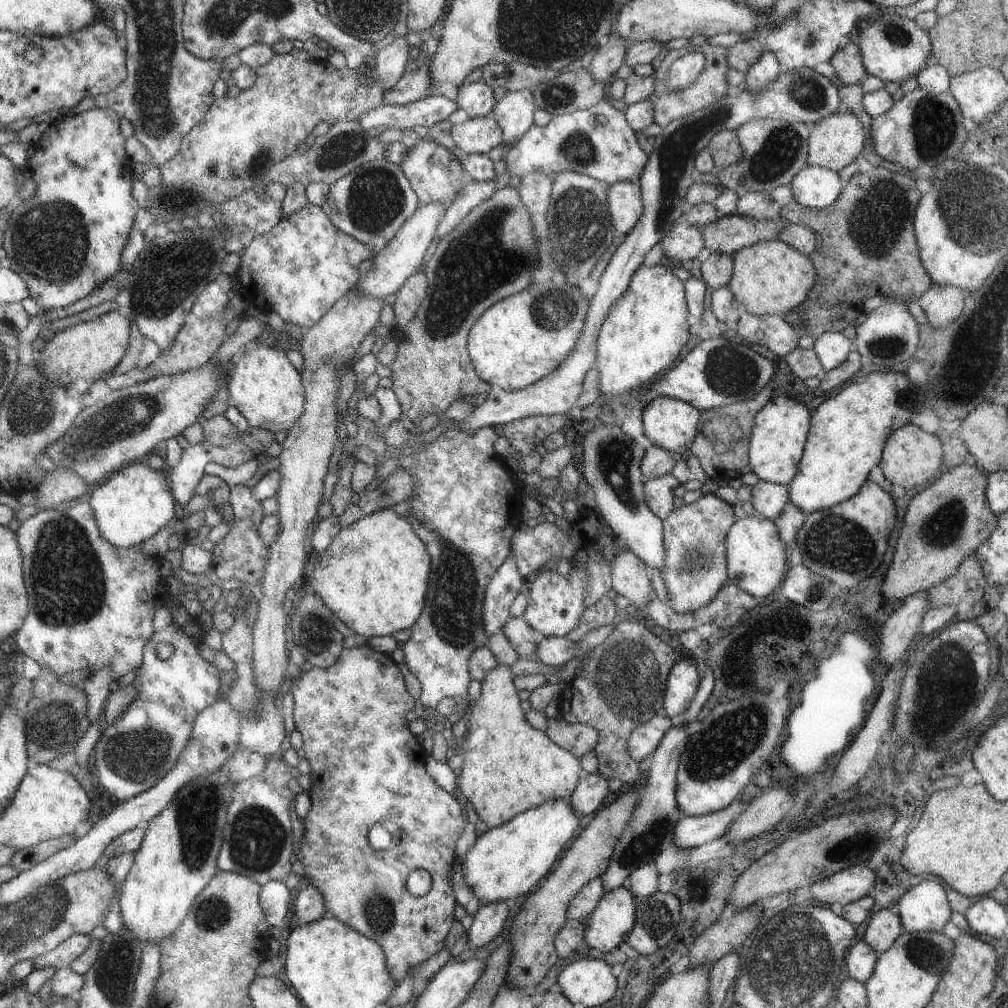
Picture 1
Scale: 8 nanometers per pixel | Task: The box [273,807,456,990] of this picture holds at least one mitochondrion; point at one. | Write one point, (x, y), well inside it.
(378, 911)

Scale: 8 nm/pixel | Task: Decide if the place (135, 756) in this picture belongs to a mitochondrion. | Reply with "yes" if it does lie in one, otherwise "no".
yes

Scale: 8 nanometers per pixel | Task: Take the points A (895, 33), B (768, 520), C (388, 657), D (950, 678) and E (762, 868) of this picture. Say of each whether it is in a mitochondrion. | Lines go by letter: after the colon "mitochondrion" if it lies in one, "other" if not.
A: mitochondrion
B: other
C: other
D: mitochondrion
E: other

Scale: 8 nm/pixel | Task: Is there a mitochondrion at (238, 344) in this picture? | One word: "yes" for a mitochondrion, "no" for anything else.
no

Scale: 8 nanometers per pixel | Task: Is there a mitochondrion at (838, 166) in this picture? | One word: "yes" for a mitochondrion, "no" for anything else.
no

